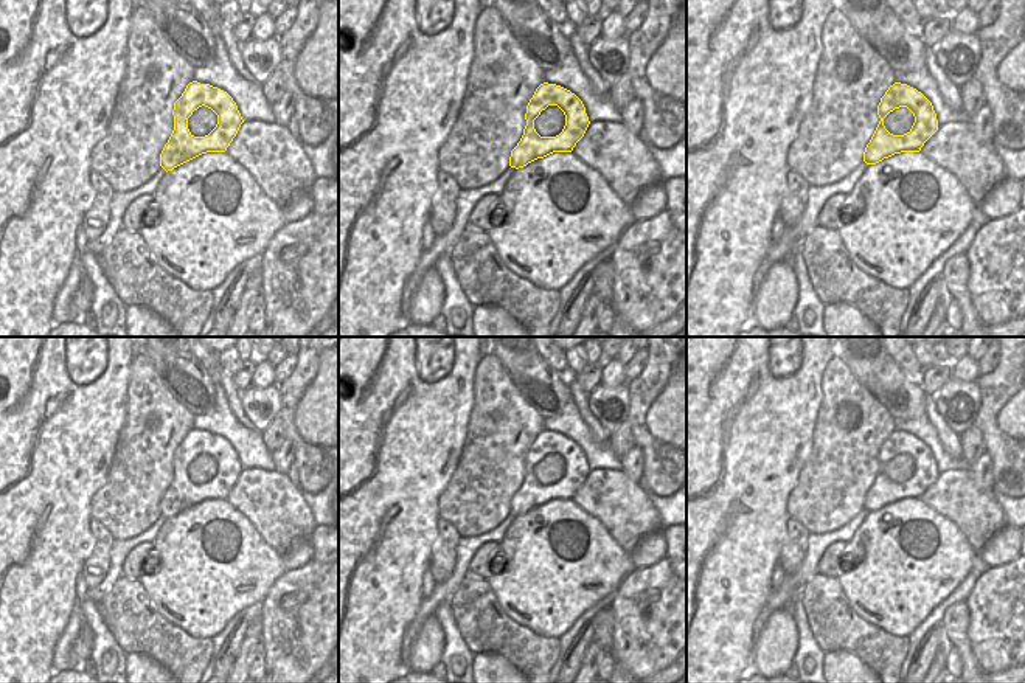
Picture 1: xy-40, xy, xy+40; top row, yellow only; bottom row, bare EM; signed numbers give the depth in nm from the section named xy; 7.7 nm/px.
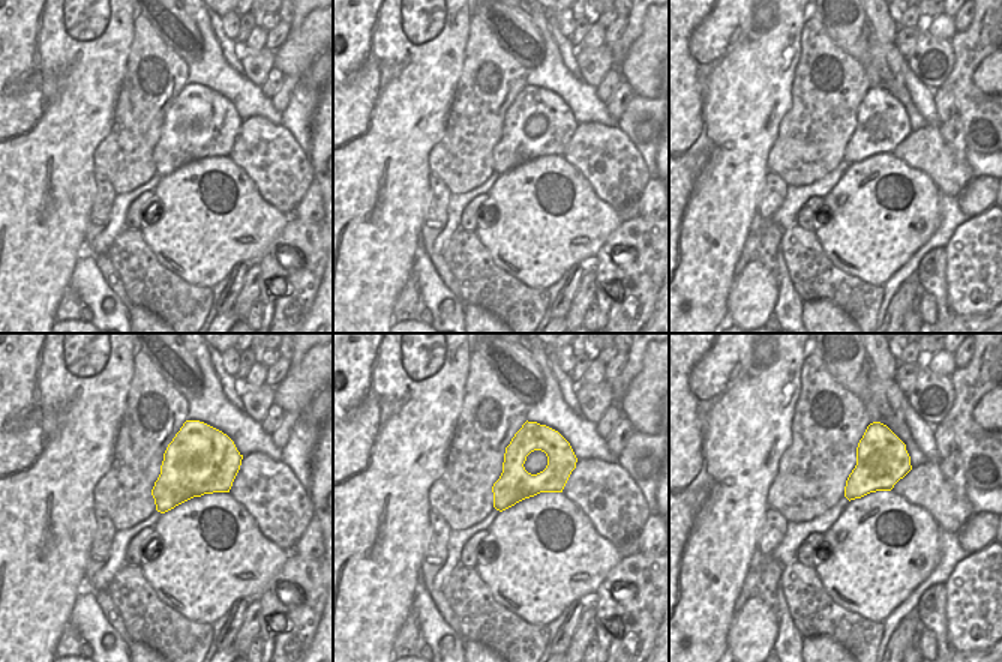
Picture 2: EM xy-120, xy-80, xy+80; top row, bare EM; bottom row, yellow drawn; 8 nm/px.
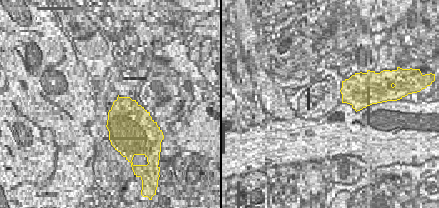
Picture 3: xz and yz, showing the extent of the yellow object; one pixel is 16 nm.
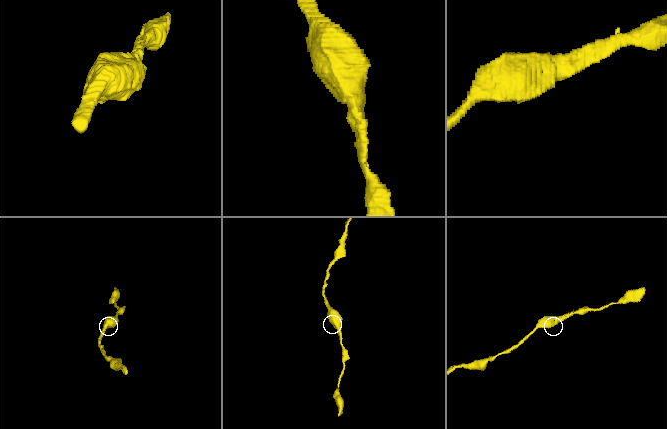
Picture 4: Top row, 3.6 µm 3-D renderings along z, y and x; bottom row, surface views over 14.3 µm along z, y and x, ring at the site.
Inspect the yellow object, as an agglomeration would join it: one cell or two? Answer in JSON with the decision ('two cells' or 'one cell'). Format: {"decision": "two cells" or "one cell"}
{"decision": "one cell"}

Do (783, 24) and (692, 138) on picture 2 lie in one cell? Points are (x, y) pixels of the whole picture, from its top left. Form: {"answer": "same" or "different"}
{"answer": "same"}

